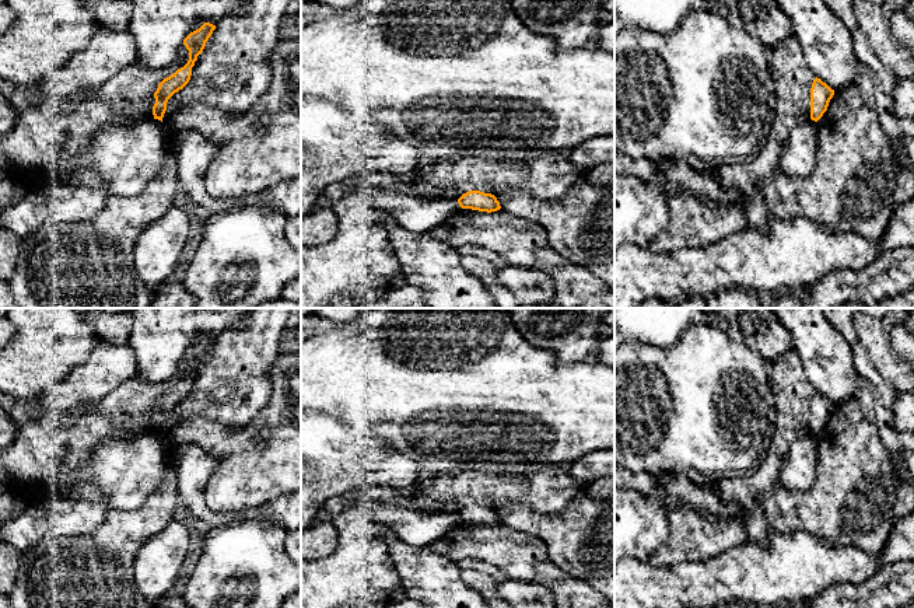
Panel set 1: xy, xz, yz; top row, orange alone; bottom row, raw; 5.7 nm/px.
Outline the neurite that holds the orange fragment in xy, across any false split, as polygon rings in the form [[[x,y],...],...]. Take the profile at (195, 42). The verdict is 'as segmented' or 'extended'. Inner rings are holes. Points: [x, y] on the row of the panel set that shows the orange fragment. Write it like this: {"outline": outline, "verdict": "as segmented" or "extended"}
{"outline": [[[204,22],[199,29],[190,32],[183,39],[183,45],[189,50],[189,60],[183,67],[178,69],[174,74],[164,78],[158,84],[158,88],[154,92],[155,98],[155,104],[153,106],[154,119],[162,122],[168,99],[189,83],[192,76],[192,67],[195,66],[197,56],[203,52],[206,42],[209,41],[214,29],[216,25]]], "verdict": "as segmented"}

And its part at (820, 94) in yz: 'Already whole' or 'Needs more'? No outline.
Already whole

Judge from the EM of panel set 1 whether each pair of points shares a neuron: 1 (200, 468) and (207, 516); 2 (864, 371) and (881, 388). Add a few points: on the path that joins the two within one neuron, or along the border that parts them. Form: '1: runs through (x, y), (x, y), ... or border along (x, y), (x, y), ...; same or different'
1: runs through (196, 479), (196, 505); same
2: runs through (868, 376), (876, 384); same

